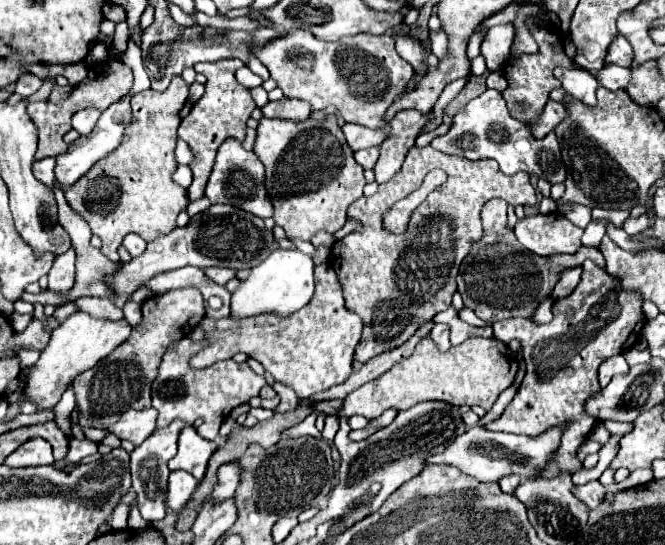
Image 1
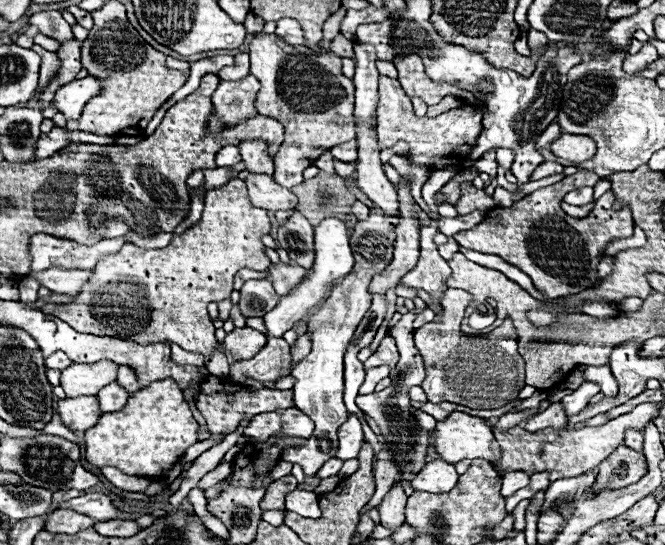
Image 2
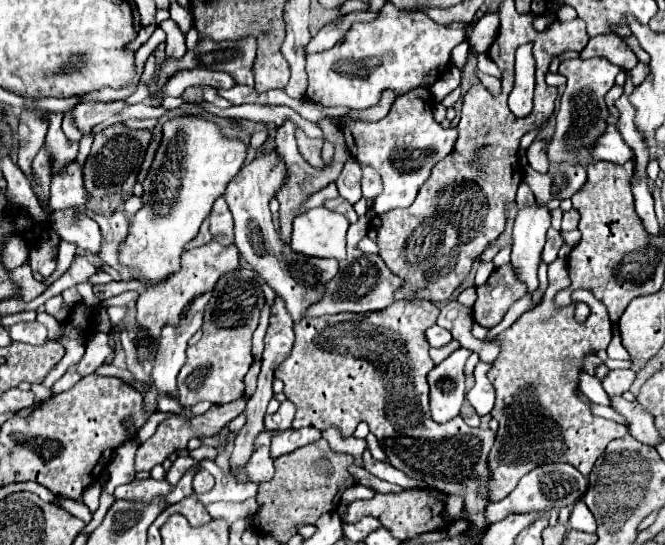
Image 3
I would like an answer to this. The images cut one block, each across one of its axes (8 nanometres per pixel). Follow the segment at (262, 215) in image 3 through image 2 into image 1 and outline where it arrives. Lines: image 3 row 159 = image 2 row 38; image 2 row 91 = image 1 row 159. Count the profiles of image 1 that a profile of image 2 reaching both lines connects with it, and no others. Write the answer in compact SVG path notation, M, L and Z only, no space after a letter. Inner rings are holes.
M330 116L324 122L318 120L304 120L304 122L290 122L290 120L268 120L262 118L258 126L258 138L254 144L254 152L262 160L266 168L266 192L274 206L274 222L286 230L288 238L300 238L310 241L312 236L320 230L334 234L346 222L348 206L362 196L362 188L366 186L364 170L356 164L352 150L346 144L346 138L336 124L336 118Z

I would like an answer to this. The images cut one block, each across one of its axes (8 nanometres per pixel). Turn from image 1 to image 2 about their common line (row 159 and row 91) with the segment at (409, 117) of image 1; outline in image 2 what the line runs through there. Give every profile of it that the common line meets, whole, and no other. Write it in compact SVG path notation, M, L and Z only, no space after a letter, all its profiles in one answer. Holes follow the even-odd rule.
M380 76L378 78L378 124L376 124L376 132L378 132L378 140L384 148L394 146L396 142L408 142L410 152L406 156L408 162L412 164L424 164L428 166L430 172L442 170L444 166L460 166L468 154L472 152L472 148L478 142L478 136L482 132L482 112L476 106L464 104L462 108L454 108L448 110L436 118L428 118L428 116L416 116L412 110L412 102L406 96L406 92L402 90L402 86L396 78L388 78L388 76Z

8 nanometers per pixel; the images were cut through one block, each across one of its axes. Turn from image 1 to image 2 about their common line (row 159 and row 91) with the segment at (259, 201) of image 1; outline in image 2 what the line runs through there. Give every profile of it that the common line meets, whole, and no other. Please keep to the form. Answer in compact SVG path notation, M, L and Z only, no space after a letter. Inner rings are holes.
M252 74L236 82L220 80L220 86L212 96L214 116L210 118L210 130L220 130L224 126L238 124L244 118L250 118L256 112L254 100L258 90L260 84Z

